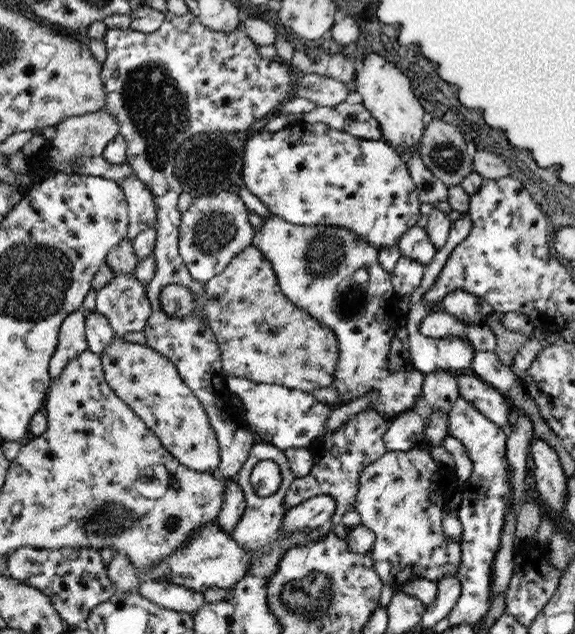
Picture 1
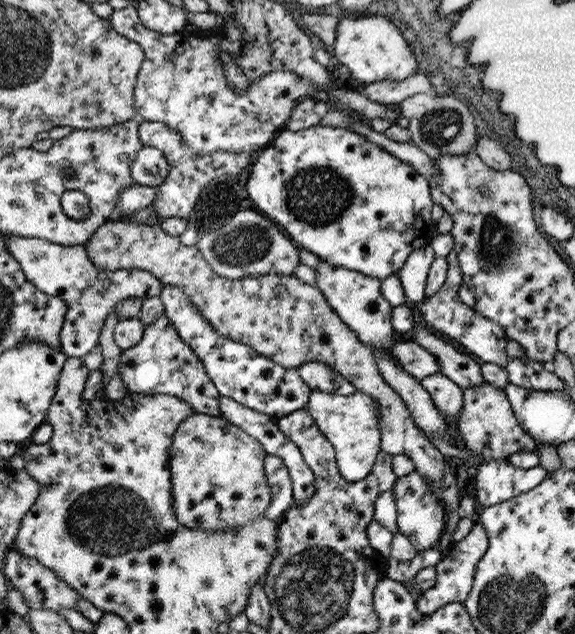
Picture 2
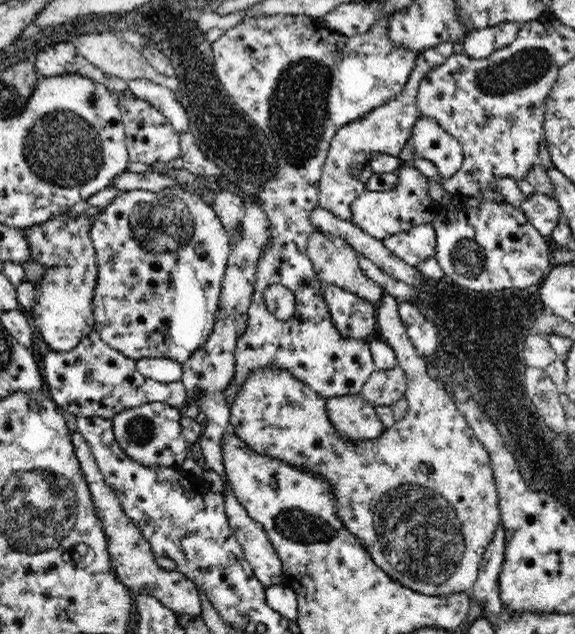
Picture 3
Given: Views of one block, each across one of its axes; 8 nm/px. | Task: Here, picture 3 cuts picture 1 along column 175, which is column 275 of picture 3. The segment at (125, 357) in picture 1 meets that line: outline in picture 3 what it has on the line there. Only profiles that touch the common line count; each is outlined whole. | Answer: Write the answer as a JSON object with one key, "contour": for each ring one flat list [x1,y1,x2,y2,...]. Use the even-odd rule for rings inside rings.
{"contour":[[384,294,376,310,378,338,394,348,398,366,408,376,408,388,404,396,408,400,408,414,400,426,392,426,372,440,344,440,344,436,336,432,336,426,328,418,324,398,320,398,312,388,294,378,290,372,268,366,250,372,250,378,238,390,238,396,230,406,232,432,254,452,270,456,272,460,284,462,316,478,324,478,330,484,338,520,362,542,374,564,390,578,426,596,450,598,460,592,470,594,474,582,478,580,486,546,492,542,498,526,502,524,494,466,490,464,490,452,478,440,466,416,458,410,444,386,440,386,438,380,428,378,426,370,430,362,422,360,410,342,408,330,398,312,398,304,400,302,394,296]]}

